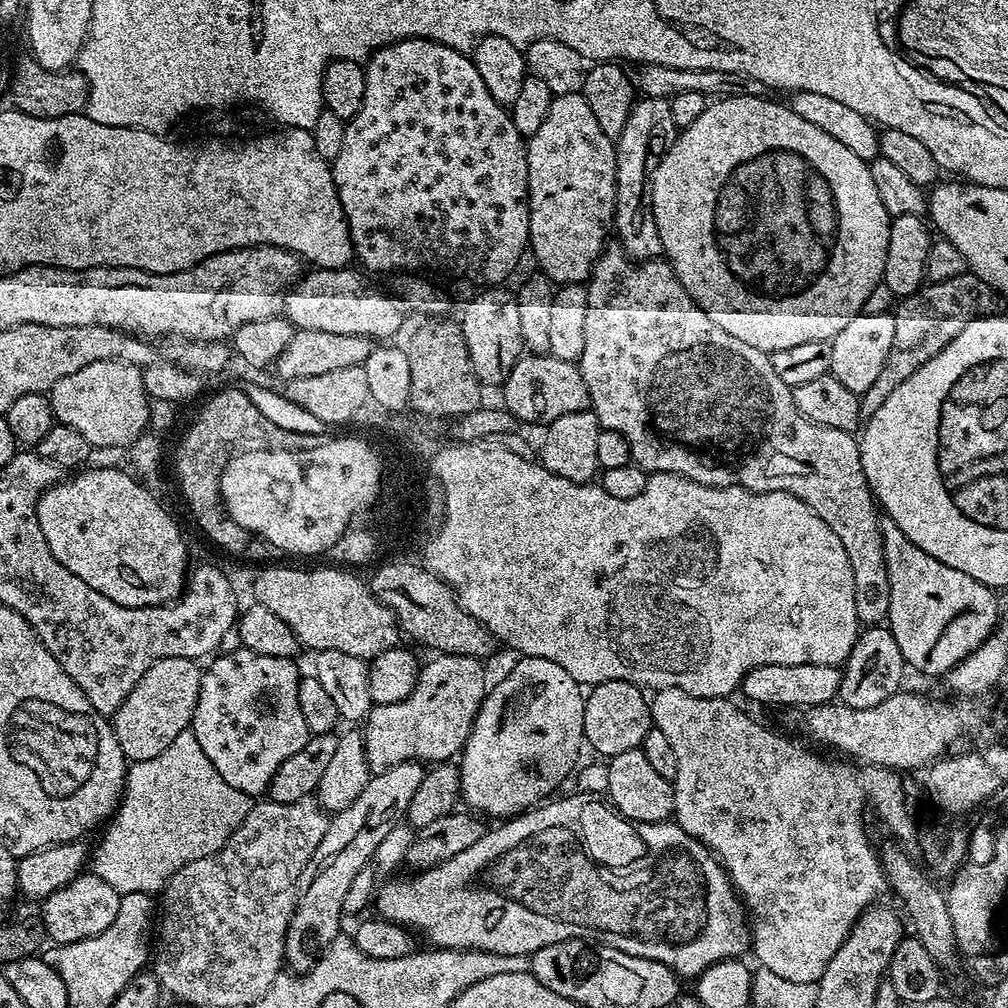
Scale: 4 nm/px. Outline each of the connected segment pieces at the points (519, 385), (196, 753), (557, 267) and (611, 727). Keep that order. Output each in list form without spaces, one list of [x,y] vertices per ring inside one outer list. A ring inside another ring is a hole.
[[[525,354],[502,385],[503,407],[520,420],[521,425],[547,426],[562,418],[562,414],[583,412],[589,407],[588,387],[579,367],[571,360],[551,354]]]
[[[190,730],[178,734],[178,738],[174,738],[166,750],[162,750],[162,754],[149,760],[134,760],[127,765],[120,807],[107,825],[109,828],[104,834],[104,841],[93,852],[91,849],[90,870],[102,878],[102,882],[110,882],[110,886],[122,894],[159,893],[170,877],[182,870],[184,864],[206,858],[219,850],[246,818],[253,803],[253,797],[242,790],[234,790],[234,786],[230,786],[230,782],[226,782],[226,778],[214,770],[214,762],[206,758],[202,746],[198,746],[198,738],[194,738]]]
[[[575,92],[574,94],[562,94],[561,96],[553,96],[550,102],[550,110],[546,113],[546,118],[542,122],[542,126],[538,130],[538,134],[527,137],[526,143],[528,145],[528,213],[530,214],[530,230],[528,231],[528,243],[530,245],[530,252],[536,255],[536,260],[540,263],[539,271],[547,276],[552,281],[553,285],[563,286],[566,284],[584,284],[588,277],[592,275],[592,267],[596,261],[600,259],[601,252],[605,251],[606,243],[604,239],[607,238],[608,232],[610,236],[610,229],[614,224],[614,217],[616,214],[616,145],[613,137],[602,134],[602,126],[598,126],[598,118],[594,118],[594,110],[590,110],[590,102],[586,102],[583,92]]]
[[[621,680],[602,682],[585,695],[584,738],[587,747],[592,747],[600,755],[597,757],[611,758],[626,750],[641,747],[646,734],[653,726],[649,697],[637,684]]]

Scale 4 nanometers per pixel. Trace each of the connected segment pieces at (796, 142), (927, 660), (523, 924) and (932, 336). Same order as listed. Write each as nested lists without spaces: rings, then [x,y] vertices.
[[[725,96],[709,103],[698,122],[677,135],[668,153],[660,157],[658,166],[653,168],[652,205],[667,263],[676,271],[676,276],[696,305],[710,314],[710,319],[722,326],[726,334],[734,334],[734,338],[746,342],[746,346],[754,346],[771,354],[787,350],[790,346],[802,346],[802,342],[831,341],[838,330],[846,326],[846,322],[863,313],[866,298],[870,298],[870,290],[881,283],[884,275],[890,217],[886,206],[882,206],[882,198],[878,198],[874,178],[870,178],[869,161],[846,150],[846,146],[830,138],[826,130],[818,130],[818,126],[798,118],[798,114],[794,114],[787,103],[775,104],[768,99],[764,96]]]
[[[881,519],[880,529],[892,583],[887,627],[894,634],[894,642],[898,642],[898,650],[902,650],[902,658],[911,671],[913,668],[924,676],[947,677],[956,664],[978,650],[984,640],[995,631],[998,621],[997,593],[982,582],[970,578],[970,574],[962,574],[962,570],[954,570],[938,562],[938,558],[930,558],[926,550],[914,546],[914,542],[910,542],[910,538],[906,538],[902,530],[898,530],[893,520]]]
[[[579,795],[564,796],[561,800],[549,799],[539,806],[522,812],[503,821],[501,828],[485,831],[484,836],[470,850],[462,850],[454,858],[432,868],[425,868],[411,880],[404,876],[401,880],[392,880],[389,884],[381,883],[374,896],[374,908],[377,908],[379,919],[393,920],[402,924],[409,930],[421,928],[424,936],[429,940],[429,945],[436,948],[458,948],[461,950],[479,950],[493,952],[506,956],[528,956],[533,952],[542,950],[542,946],[550,946],[554,942],[563,940],[587,940],[598,944],[609,944],[614,950],[622,950],[638,958],[650,958],[654,962],[662,962],[670,966],[677,977],[684,976],[703,977],[706,969],[722,962],[743,957],[750,948],[750,924],[746,919],[744,901],[740,899],[732,879],[724,865],[716,859],[701,840],[696,840],[682,830],[675,822],[663,820],[662,822],[634,822],[628,820],[619,812],[613,810],[607,803],[599,804],[599,799],[584,798],[580,801]]]
[[[967,271],[954,278],[946,278],[946,282],[937,284],[925,283],[912,296],[905,296],[894,308],[894,346],[890,350],[890,358],[886,358],[886,366],[882,366],[882,374],[874,381],[874,386],[860,396],[860,415],[867,418],[877,413],[882,402],[914,374],[930,358],[934,358],[950,341],[958,338],[969,322],[977,318],[993,315],[997,311],[996,293],[982,278]]]

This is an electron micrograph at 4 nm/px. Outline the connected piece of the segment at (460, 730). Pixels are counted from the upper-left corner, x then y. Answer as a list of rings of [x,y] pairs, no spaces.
[[[436,654],[431,658],[433,660],[429,664],[427,661],[421,667],[418,682],[406,699],[393,704],[377,704],[368,713],[368,719],[362,728],[362,735],[368,766],[373,773],[383,774],[388,768],[398,766],[407,760],[448,762],[463,753],[464,744],[470,738],[472,727],[478,718],[478,712],[486,695],[484,668],[480,665],[483,663],[474,656]]]

